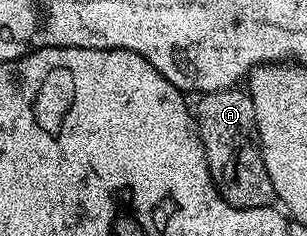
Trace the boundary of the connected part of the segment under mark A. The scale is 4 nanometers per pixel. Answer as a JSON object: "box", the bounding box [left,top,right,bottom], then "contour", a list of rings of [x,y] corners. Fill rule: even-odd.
{"box":[194,86,276,209],"contour":[[[239,86],[227,87],[221,91],[206,91],[194,103],[196,128],[200,130],[200,140],[206,153],[206,161],[210,169],[210,177],[218,189],[218,193],[230,205],[242,209],[273,206],[276,194],[274,185],[270,181],[270,173],[266,173],[266,165],[262,161],[260,152],[260,138],[256,132],[256,118],[254,117],[254,101],[247,90]]]}

